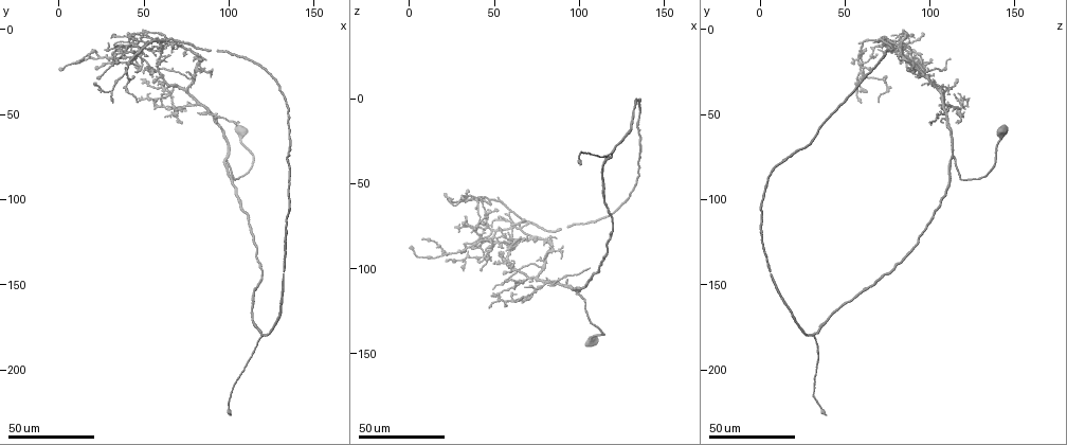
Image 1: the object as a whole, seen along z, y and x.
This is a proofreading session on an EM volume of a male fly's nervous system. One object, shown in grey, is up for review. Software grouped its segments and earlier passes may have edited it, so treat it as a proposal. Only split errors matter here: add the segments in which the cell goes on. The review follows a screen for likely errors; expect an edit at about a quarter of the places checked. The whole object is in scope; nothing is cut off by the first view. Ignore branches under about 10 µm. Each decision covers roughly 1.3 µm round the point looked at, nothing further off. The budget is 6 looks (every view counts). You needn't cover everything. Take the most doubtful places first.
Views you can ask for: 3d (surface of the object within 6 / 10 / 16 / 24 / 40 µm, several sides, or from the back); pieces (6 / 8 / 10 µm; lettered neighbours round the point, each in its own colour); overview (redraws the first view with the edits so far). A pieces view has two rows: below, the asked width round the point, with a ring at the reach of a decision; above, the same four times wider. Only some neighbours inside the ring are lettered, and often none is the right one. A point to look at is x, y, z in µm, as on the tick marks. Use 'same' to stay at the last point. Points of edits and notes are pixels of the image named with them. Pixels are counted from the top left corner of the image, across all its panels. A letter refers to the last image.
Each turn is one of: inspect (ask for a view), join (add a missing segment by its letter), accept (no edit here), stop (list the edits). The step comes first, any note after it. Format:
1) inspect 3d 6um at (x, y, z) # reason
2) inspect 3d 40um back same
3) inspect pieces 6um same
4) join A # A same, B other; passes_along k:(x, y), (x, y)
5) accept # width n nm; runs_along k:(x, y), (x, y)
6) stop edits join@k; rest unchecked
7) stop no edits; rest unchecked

inspect 3d 24um at (53, 9, 58) # an open end

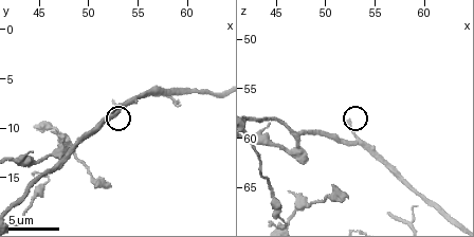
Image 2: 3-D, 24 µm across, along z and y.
inspect pieces 10um at (52.4, 8.2, 58.4)

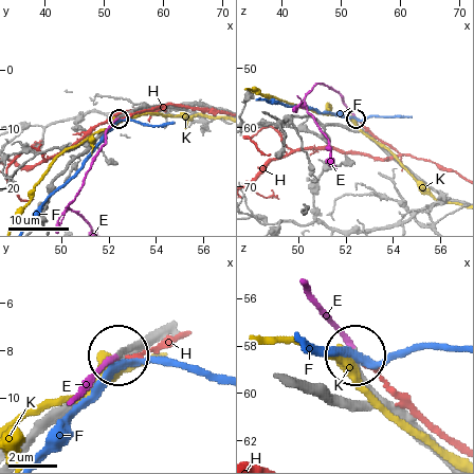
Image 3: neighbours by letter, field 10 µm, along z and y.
join E # E same, F other, H other, K other; the cell continues

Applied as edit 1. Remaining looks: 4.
inspect overview

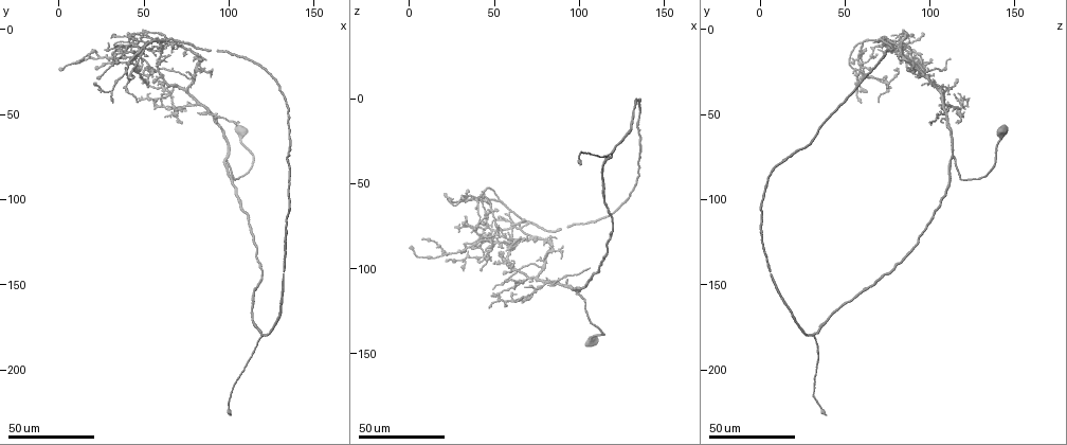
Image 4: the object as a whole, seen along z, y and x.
inspect 3d 24um at (99, 226, 38) # long arm stops here

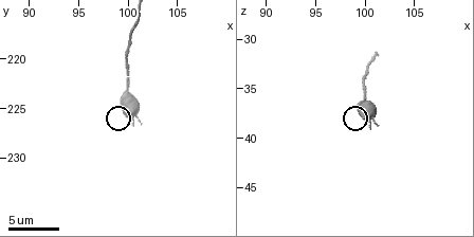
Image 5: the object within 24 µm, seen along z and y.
inspect pieces 10um at (100.4, 226.8, 39.2) # see the neighbours

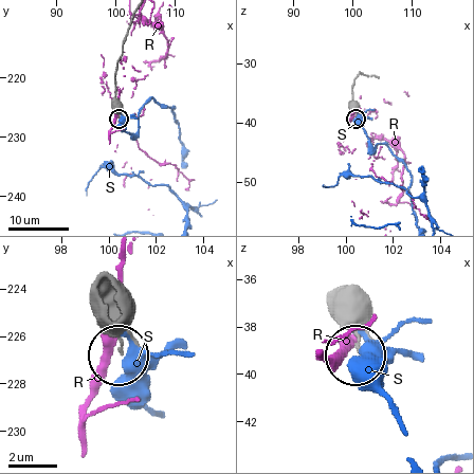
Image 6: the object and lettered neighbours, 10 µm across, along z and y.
accept # R other, S other; runs_along 6:(129, 30), (115, 72), (119, 117); no lettered segment goes on from it

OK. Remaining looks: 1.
stop edits join@3; rest unchecked

